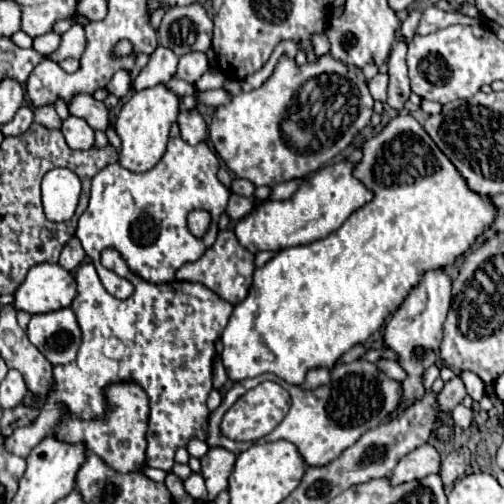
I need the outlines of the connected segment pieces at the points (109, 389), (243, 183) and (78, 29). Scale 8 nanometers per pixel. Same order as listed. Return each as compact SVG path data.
M120 381L104 387L106 415L96 417L96 421L80 421L72 415L62 415L60 423L54 427L54 437L64 443L82 443L86 453L96 453L108 467L118 473L132 473L146 465L146 429L148 429L148 395L134 381Z
M234 179L230 185L230 191L236 195L244 195L244 197L252 197L254 195L254 185L246 179Z
M74 23L72 29L66 31L66 33L62 35L62 43L60 43L58 51L54 51L50 57L52 57L56 63L60 63L60 61L66 59L66 57L74 57L74 59L78 59L78 57L84 53L84 49L86 49L84 27Z

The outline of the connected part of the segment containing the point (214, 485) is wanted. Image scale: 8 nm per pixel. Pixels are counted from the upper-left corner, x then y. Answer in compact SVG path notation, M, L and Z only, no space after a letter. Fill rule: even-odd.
M222 447L208 449L208 453L200 459L200 465L202 465L200 475L204 477L208 501L212 501L220 491L228 487L228 477L234 469L234 461L236 461L236 455Z

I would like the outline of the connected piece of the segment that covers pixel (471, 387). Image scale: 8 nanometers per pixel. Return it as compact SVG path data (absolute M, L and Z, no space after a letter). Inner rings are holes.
M462 371L462 373L460 373L460 379L464 381L466 393L468 393L474 401L480 401L480 397L484 397L484 395L486 395L486 385L482 383L482 379L480 379L476 373Z

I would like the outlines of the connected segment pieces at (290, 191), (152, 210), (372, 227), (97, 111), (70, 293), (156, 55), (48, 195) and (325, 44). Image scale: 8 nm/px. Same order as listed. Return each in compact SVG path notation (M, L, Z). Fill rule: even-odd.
M286 181L286 183L280 183L276 185L272 191L270 191L270 197L268 199L276 199L276 201L282 201L282 199L290 199L294 195L294 191L298 189L300 181Z
M176 137L168 141L168 149L160 163L146 173L132 173L118 163L96 173L92 179L88 209L78 219L76 237L80 239L86 255L92 259L108 293L118 299L126 299L134 291L126 279L120 279L116 273L102 267L100 253L108 247L118 251L128 269L144 281L168 283L174 281L176 271L184 263L196 261L216 241L218 219L230 197L230 191L216 177L218 167L220 163L216 153L204 141L188 145ZM192 209L204 209L212 215L212 223L202 237L194 237L188 231L186 217Z
M398 113L394 119L390 119L384 129L374 135L372 139L364 141L362 145L362 159L356 163L354 171L356 179L360 179L364 183L366 189L372 191L372 201L368 201L366 205L362 205L360 209L356 209L338 231L330 233L328 237L308 243L308 245L296 245L296 247L288 247L278 251L264 267L254 271L254 283L248 291L248 297L244 301L240 301L238 305L234 305L232 317L226 325L226 329L222 331L222 343L224 343L224 351L222 351L222 361L226 367L226 373L232 381L240 381L240 379L248 379L248 377L258 377L262 373L274 373L276 377L280 377L286 383L292 385L302 385L306 371L312 367L332 367L340 355L344 355L346 351L350 351L354 345L366 341L376 329L382 327L382 323L386 321L386 317L398 309L398 305L406 299L406 295L410 293L412 287L416 287L420 283L420 277L426 271L432 269L448 269L462 253L468 251L468 247L492 225L492 221L496 219L496 205L492 205L490 197L478 195L472 189L468 189L464 177L460 177L458 169L452 165L452 161L448 161L448 157L438 149L438 145L428 137L428 133L422 129L422 125L410 115L410 113Z
M76 95L72 97L70 105L70 115L76 115L76 117L82 117L92 129L100 129L100 131L106 131L106 127L110 125L110 117L108 117L108 109L102 101L96 103L96 99L92 95Z
M40 263L28 271L26 281L16 289L14 297L14 307L30 315L58 311L70 307L76 297L76 281L62 265Z
M158 47L150 57L148 65L140 71L140 75L134 79L134 91L154 87L158 83L168 83L176 73L178 57L172 53L172 49Z
M50 169L42 179L42 207L48 221L68 221L80 195L80 179L70 169Z
M313 34L311 38L315 53L318 56L329 53L330 43L324 34Z

